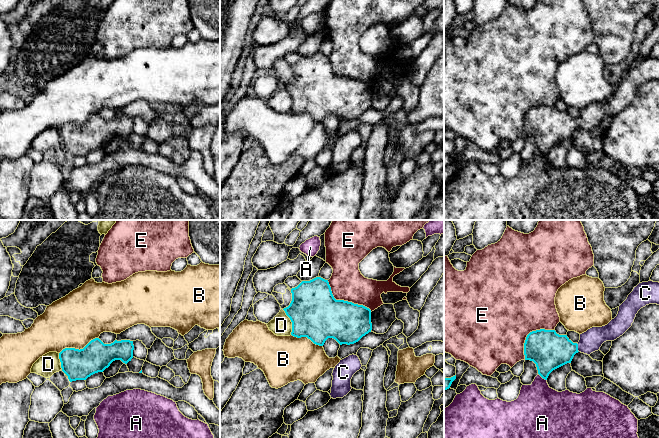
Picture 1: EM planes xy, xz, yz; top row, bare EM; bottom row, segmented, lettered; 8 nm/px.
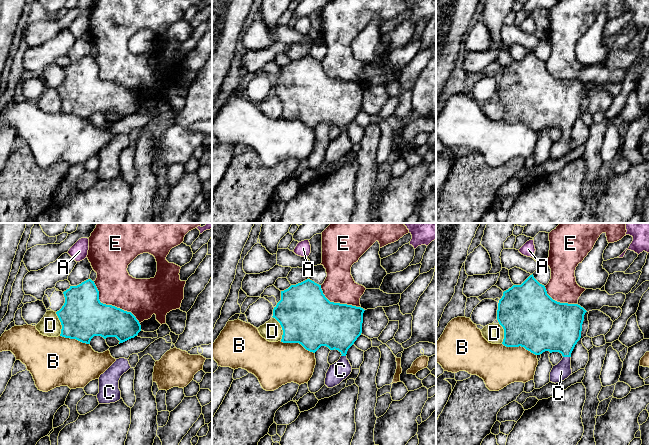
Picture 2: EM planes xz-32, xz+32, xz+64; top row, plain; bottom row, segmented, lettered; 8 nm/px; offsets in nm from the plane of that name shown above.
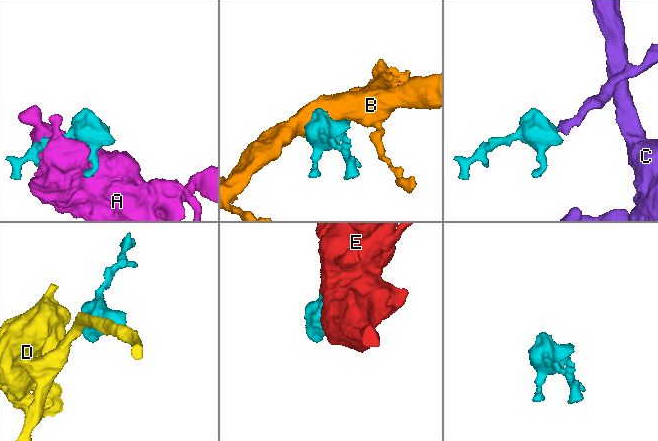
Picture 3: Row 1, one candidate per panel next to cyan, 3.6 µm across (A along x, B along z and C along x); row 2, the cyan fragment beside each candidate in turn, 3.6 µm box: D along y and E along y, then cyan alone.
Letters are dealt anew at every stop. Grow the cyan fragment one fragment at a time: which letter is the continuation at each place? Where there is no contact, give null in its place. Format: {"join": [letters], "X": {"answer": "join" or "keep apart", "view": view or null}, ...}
{"join": ["C"], "A": {"answer": "keep apart", "view": "yz"}, "B": {"answer": "keep apart", "view": "xy"}, "C": {"answer": "join", "view": "yz"}, "D": {"answer": "keep apart", "view": "xz"}, "E": {"answer": "keep apart", "view": "xz"}}

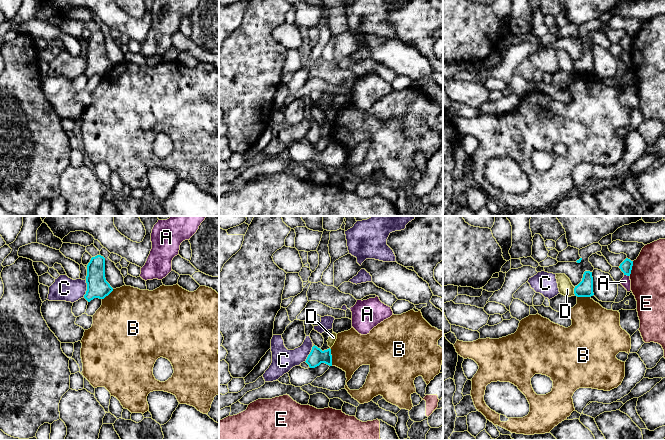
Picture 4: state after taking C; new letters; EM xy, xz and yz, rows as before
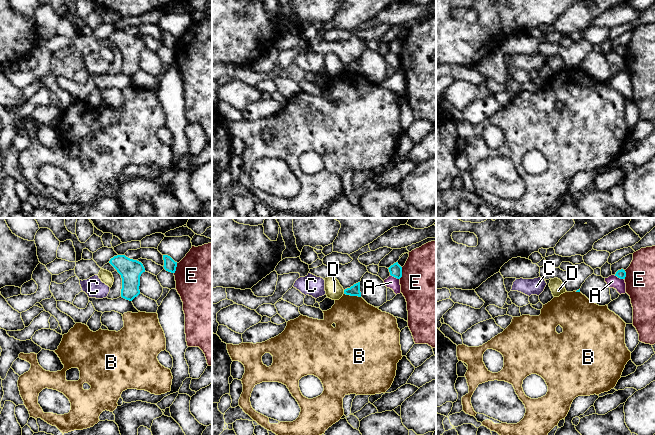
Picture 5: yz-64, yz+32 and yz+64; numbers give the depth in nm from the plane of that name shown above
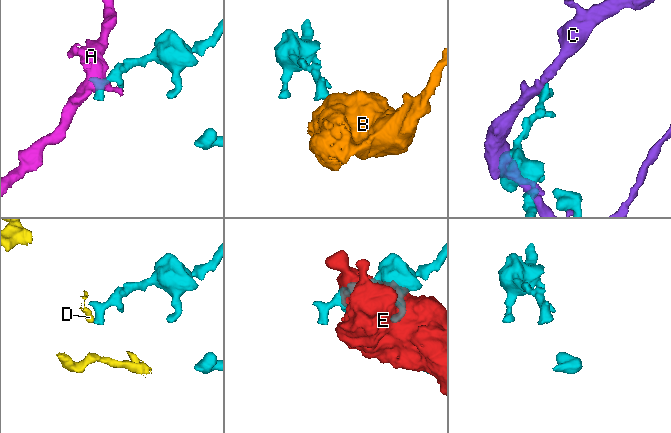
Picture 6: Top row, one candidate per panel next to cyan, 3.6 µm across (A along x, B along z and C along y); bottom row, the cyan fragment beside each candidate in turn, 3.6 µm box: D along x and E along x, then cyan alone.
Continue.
{"join": [], "A": {"answer": "keep apart", "view": "yz"}, "B": {"answer": "keep apart", "view": "xz"}, "C": {"answer": "keep apart", "view": "xy"}, "D": {"answer": "keep apart", "view": "yz"}, "E": {"answer": "keep apart", "view": "yz"}}

